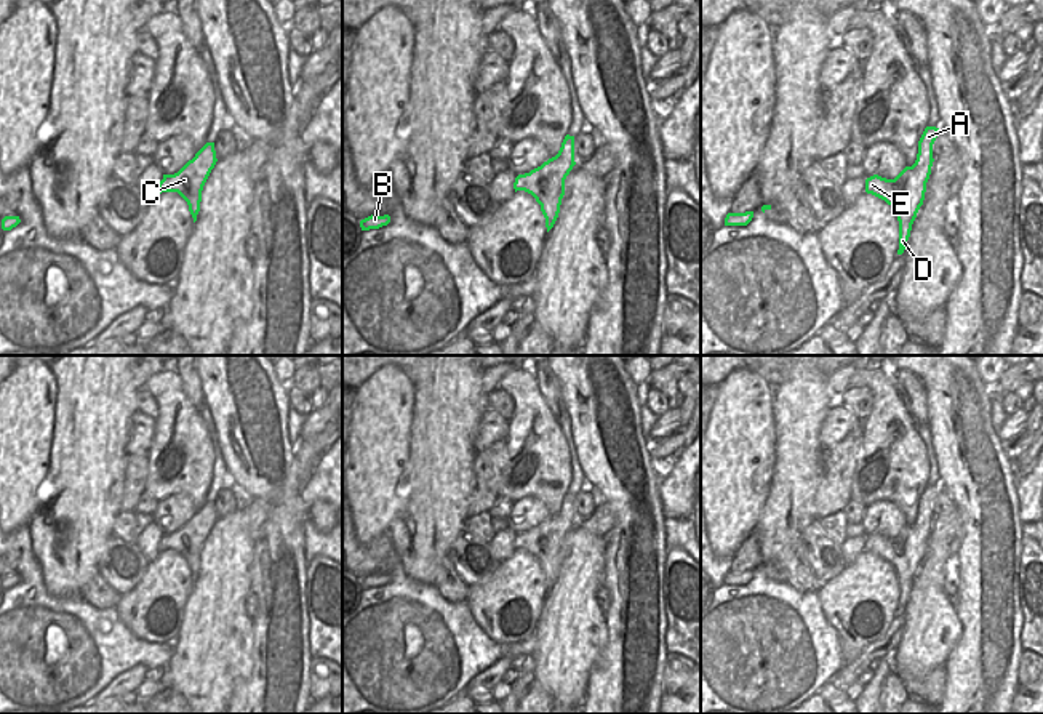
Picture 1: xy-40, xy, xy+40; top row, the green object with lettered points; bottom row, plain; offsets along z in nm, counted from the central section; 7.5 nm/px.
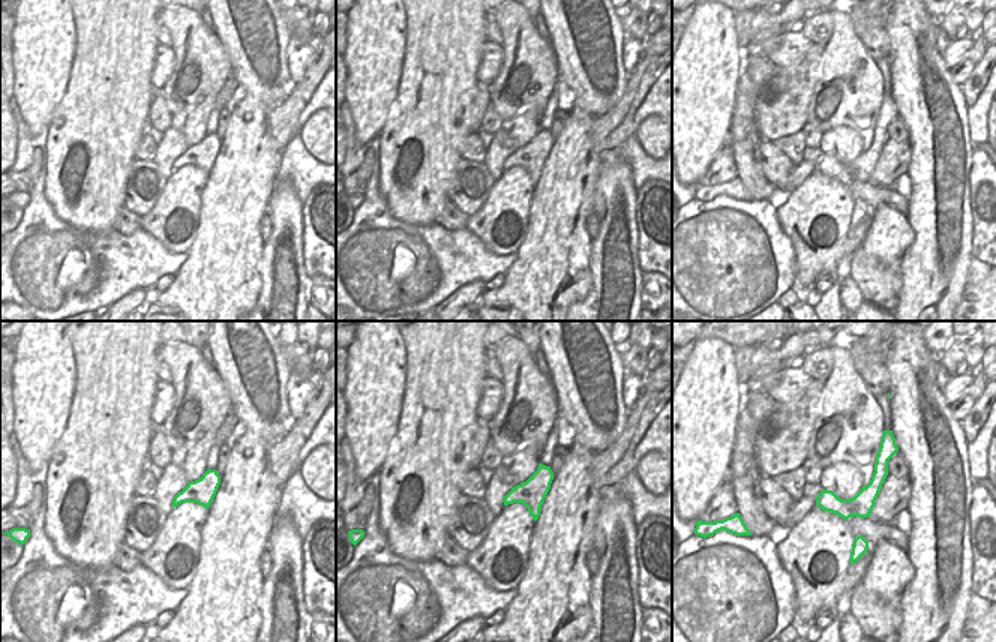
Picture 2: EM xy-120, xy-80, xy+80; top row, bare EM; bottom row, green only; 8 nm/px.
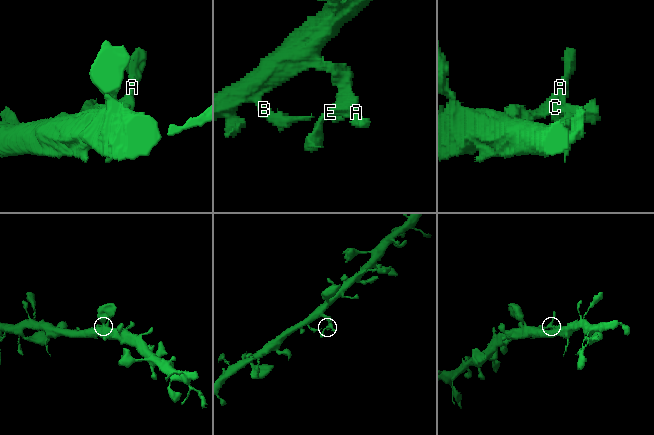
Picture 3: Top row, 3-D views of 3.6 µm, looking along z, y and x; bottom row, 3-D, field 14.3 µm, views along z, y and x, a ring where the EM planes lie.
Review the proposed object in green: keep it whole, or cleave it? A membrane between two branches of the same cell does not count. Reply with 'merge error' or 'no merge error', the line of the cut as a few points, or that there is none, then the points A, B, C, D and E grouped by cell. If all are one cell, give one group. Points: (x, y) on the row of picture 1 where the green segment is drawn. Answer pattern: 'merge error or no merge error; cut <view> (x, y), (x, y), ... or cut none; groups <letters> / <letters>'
no merge error; cut none; groups A B C D E

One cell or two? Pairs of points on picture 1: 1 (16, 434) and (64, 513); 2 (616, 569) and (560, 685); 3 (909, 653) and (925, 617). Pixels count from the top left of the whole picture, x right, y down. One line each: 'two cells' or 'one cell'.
1: two cells
2: two cells
3: one cell

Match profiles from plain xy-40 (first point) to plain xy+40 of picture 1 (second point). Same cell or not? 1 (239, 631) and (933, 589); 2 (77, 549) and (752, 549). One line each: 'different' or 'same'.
1: same
2: different

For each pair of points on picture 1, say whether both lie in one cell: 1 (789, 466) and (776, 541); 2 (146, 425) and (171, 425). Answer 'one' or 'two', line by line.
1: one
2: two

